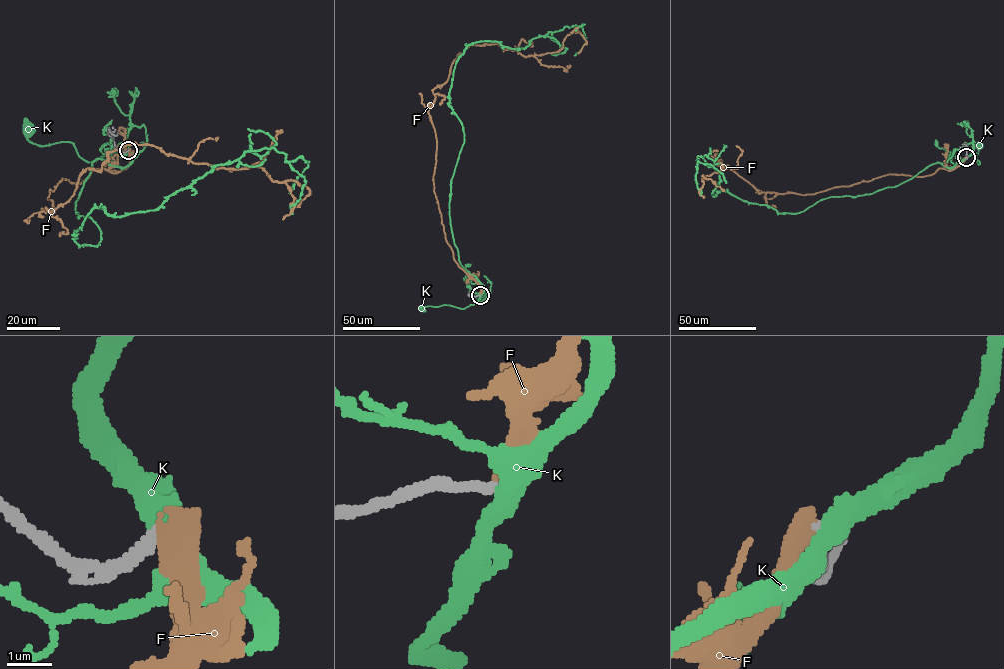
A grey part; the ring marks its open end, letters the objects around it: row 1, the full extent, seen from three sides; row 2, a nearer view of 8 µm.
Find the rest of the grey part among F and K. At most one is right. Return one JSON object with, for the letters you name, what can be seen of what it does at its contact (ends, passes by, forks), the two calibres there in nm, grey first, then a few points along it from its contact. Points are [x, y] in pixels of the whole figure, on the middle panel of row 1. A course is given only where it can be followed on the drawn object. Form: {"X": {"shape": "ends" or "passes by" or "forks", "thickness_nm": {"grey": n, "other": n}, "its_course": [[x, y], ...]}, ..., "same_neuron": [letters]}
{"same_neuron": []}

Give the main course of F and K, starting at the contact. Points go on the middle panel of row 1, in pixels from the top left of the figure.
F: (480, 295), (434, 192), (433, 90), (469, 45), (530, 56), (578, 31), (578, 53)
K: (480, 295), (477, 302), (463, 308), (446, 305), (422, 307)

